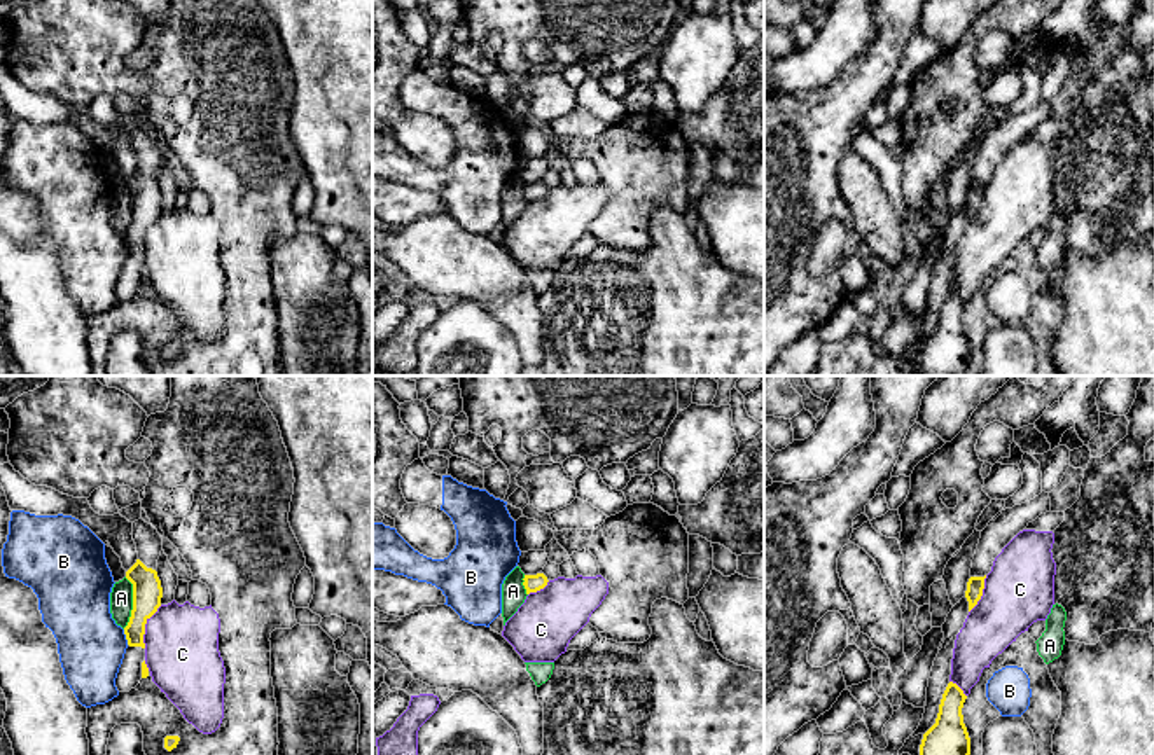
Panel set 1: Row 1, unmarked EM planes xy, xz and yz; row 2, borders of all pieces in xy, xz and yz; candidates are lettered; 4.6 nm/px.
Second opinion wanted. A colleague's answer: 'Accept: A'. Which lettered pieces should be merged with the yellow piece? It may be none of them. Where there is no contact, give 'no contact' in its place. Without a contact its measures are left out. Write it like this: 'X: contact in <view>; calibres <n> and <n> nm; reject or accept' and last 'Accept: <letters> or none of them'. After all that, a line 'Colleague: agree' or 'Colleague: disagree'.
A: contact in xy; calibres 140 and 110 nm; reject
B: contact in xy; calibres 140 and 300 nm; reject
C: contact in xy; calibres 140 and 340 nm; reject
Accept: none of them
Colleague: disagree

